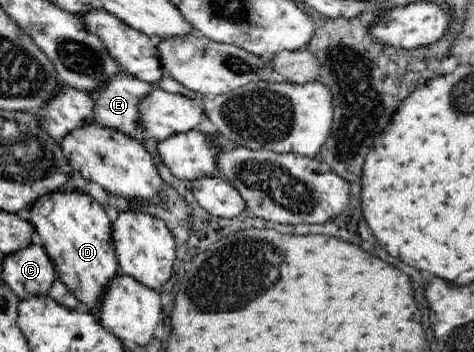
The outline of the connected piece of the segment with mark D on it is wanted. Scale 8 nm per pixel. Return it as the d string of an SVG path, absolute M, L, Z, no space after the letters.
M68 186L66 190L43 194L29 209L30 221L35 233L38 233L43 241L46 254L53 262L57 277L74 293L80 301L80 307L90 313L97 314L99 301L103 299L109 281L117 273L117 256L111 235L111 220L107 216L103 205L89 194L79 192Z

